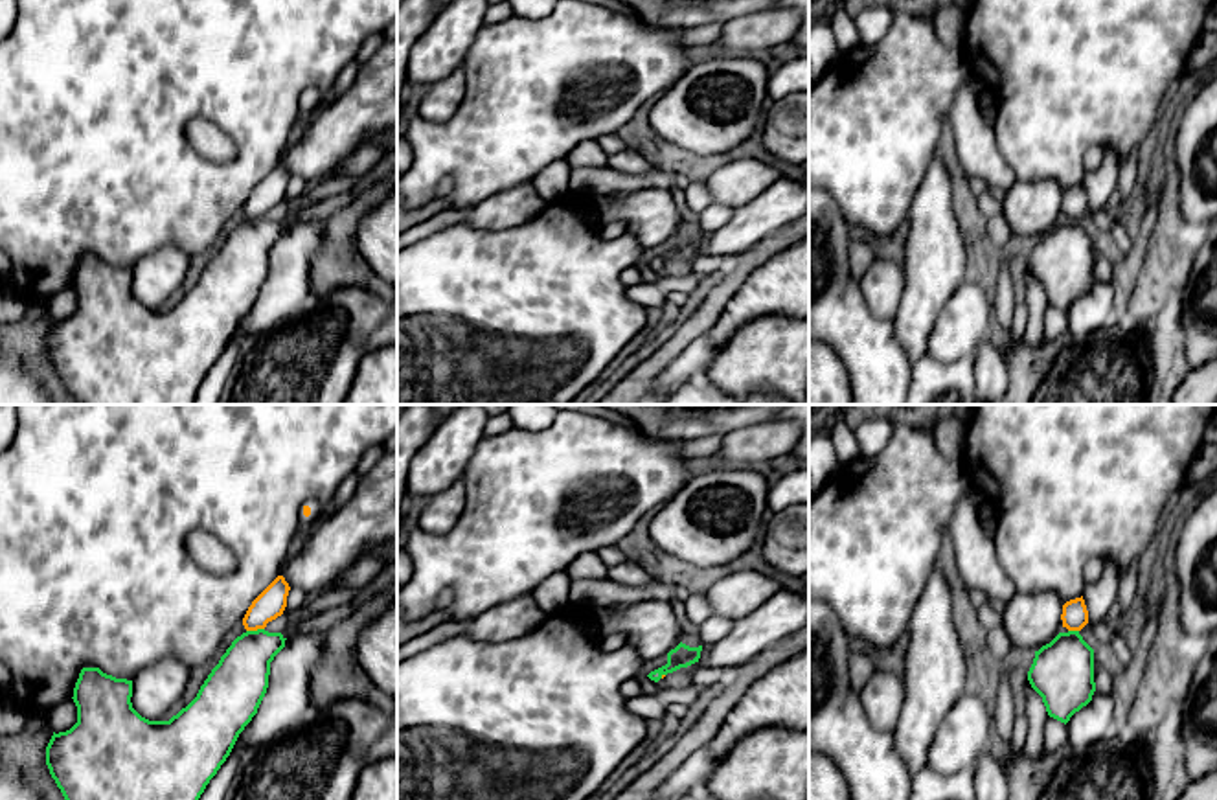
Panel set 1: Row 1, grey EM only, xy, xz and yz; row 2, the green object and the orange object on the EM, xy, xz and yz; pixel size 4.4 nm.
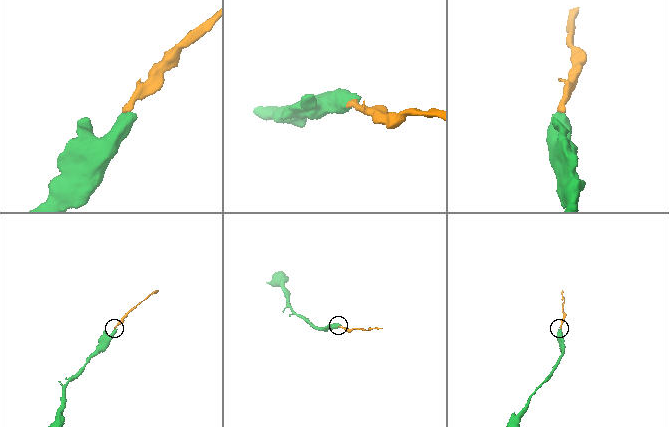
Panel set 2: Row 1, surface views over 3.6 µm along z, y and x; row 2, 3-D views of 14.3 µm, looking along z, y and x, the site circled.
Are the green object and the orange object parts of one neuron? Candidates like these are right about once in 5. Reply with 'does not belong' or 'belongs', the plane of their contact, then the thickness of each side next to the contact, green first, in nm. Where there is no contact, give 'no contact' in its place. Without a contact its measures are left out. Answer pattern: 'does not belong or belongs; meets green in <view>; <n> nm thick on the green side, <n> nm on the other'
belongs; meets green in xy; 260 nm thick on the green side, 130 nm on the other

